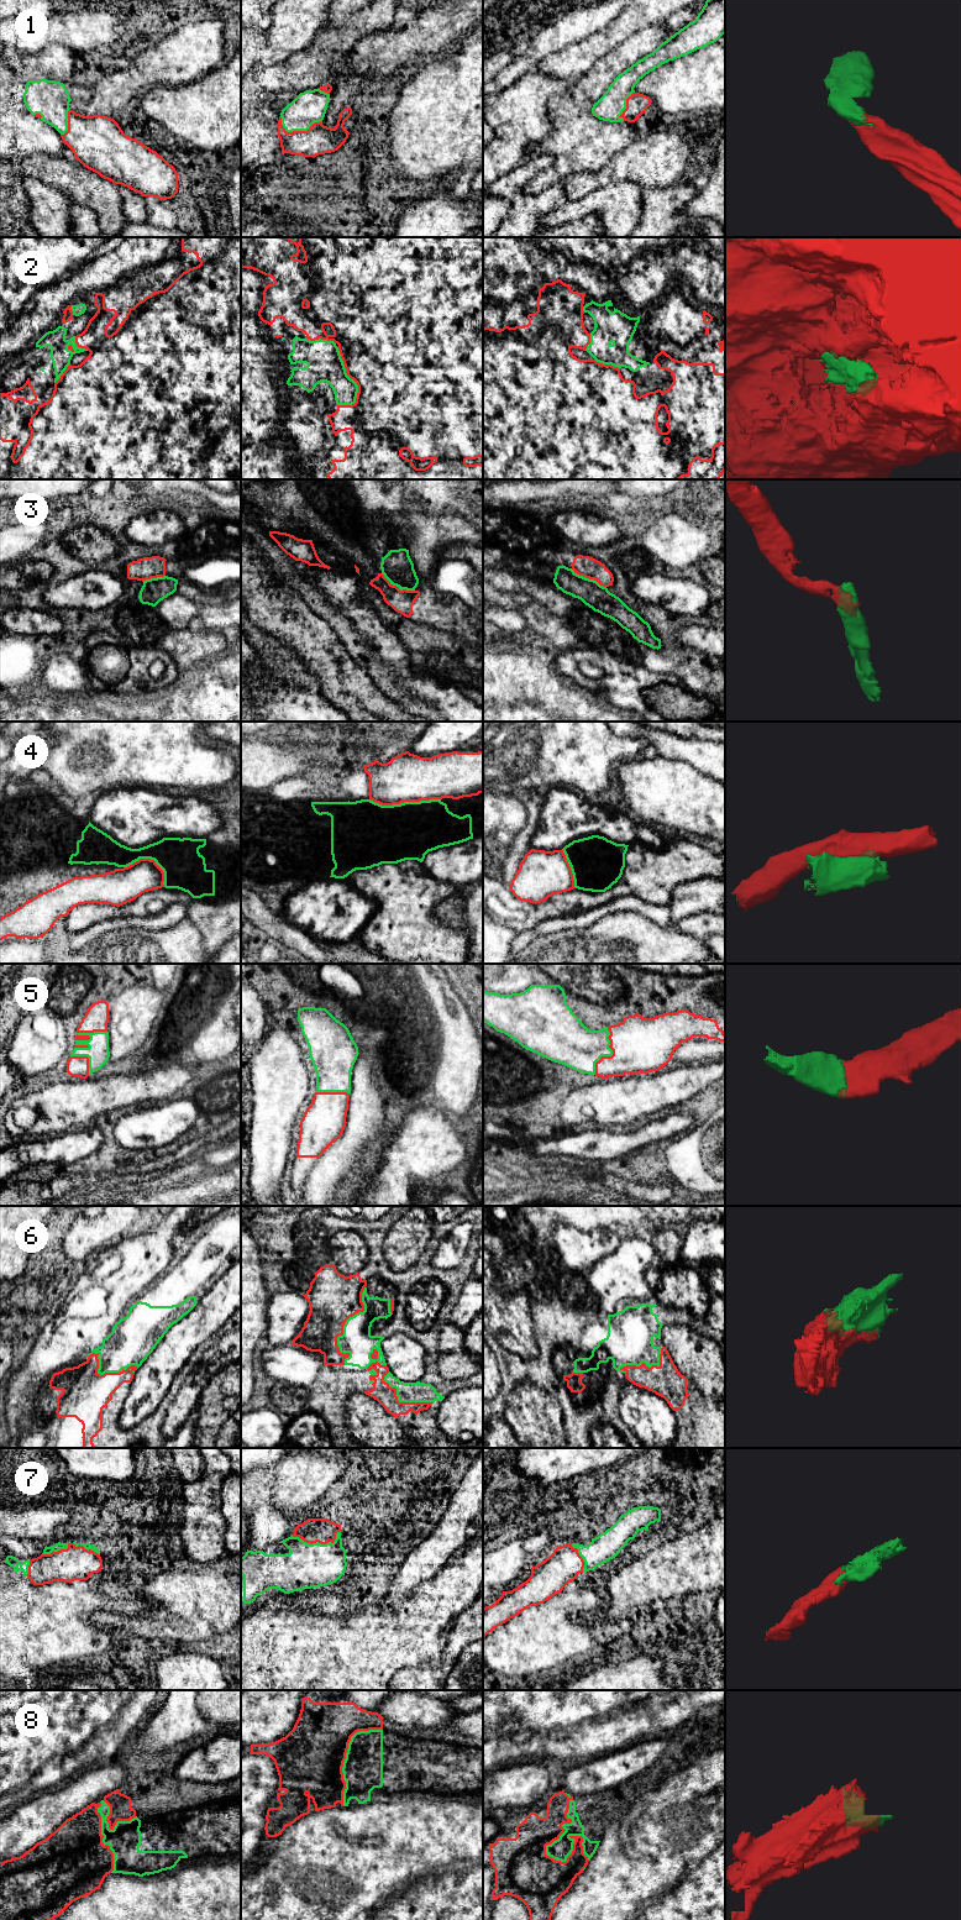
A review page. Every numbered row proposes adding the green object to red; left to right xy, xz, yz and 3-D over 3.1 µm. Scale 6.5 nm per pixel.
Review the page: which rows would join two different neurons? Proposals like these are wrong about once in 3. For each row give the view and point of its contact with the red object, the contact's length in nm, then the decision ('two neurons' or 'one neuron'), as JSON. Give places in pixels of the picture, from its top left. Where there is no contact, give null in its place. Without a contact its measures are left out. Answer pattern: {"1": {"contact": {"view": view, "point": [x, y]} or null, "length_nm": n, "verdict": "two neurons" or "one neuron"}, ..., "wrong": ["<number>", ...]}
{"1": {"contact": {"view": "xz", "point": [297, 131]}, "length_nm": 280, "verdict": "one neuron"}, "2": {"contact": {"view": "xz", "point": [350, 377]}, "length_nm": 400, "verdict": "one neuron"}, "3": {"contact": {"view": "xz", "point": [398, 587]}, "length_nm": 240, "verdict": "two neurons"}, "4": {"contact": {"view": "xz", "point": [405, 801]}, "length_nm": 460, "verdict": "two neurons"}, "5": {"contact": {"view": "xy", "point": [88, 1035]}, "length_nm": 220, "verdict": "one neuron"}, "6": {"contact": {"view": "xz", "point": [344, 1325]}, "length_nm": 550, "verdict": "one neuron"}, "7": {"contact": {"view": "xz", "point": [318, 1541]}, "length_nm": 320, "verdict": "one neuron"}, "8": {"contact": {"view": "yz", "point": [549, 1856]}, "length_nm": 460, "verdict": "one neuron"}, "wrong": ["3", "4"]}

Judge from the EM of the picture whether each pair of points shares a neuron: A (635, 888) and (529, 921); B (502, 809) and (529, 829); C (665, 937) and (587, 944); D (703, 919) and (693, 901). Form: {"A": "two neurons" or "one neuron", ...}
{"A": "one neuron", "B": "two neurons", "C": "one neuron", "D": "two neurons"}

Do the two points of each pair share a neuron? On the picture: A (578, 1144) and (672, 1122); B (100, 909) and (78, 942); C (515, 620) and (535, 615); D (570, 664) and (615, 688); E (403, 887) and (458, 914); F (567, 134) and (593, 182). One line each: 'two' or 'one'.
A: one
B: two
C: two
D: one
E: two
F: two

